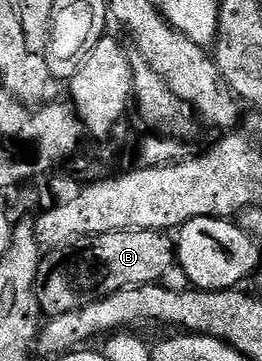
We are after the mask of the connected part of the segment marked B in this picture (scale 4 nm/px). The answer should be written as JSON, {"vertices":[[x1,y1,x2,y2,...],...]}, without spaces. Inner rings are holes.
{"vertices":[[113,231,103,235,75,238,69,245,55,250,49,256,40,279,38,303,42,306,43,316,46,317,72,313,125,287,146,286,149,283,161,284,166,279,165,275,170,270,175,270,175,267,176,243,164,231]]}

